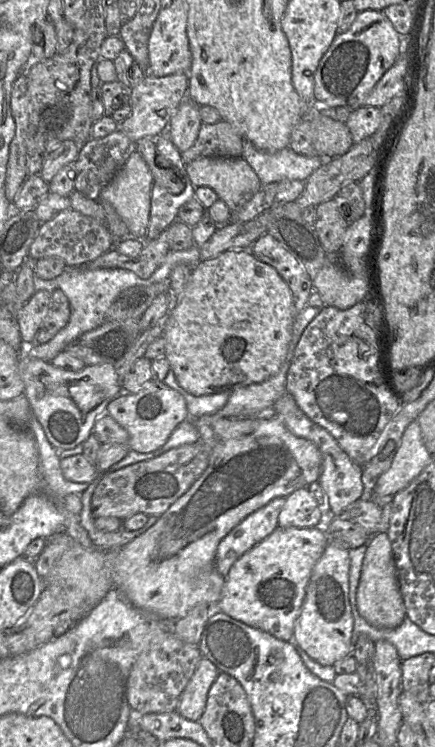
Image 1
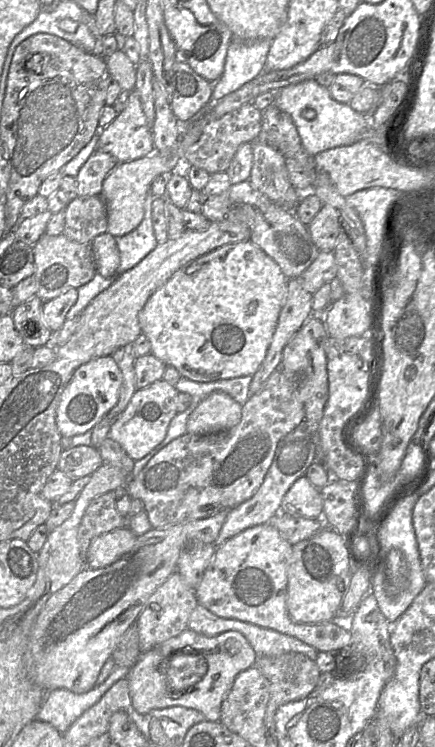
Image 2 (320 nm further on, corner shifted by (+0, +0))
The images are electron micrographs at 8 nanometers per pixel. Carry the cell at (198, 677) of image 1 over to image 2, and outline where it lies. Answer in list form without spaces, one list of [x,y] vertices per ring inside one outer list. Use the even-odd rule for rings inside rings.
[[[186,629],[151,650],[142,653],[136,664],[129,669],[126,679],[129,683],[132,706],[136,712],[147,714],[154,709],[182,706],[201,712],[211,722],[220,720],[221,705],[239,673],[255,665],[257,655],[247,639],[237,631],[227,631],[208,637]]]

